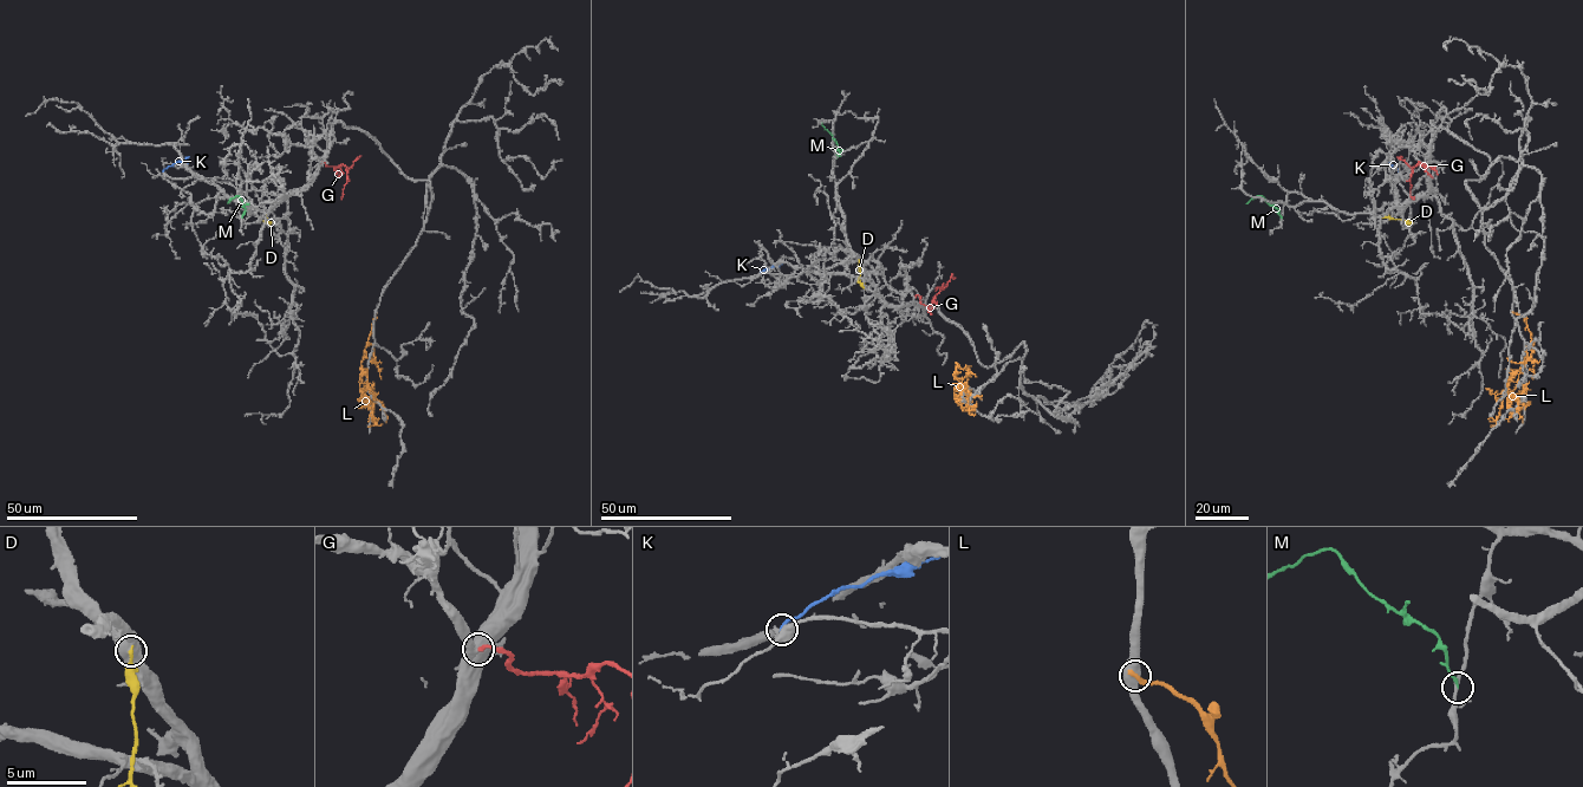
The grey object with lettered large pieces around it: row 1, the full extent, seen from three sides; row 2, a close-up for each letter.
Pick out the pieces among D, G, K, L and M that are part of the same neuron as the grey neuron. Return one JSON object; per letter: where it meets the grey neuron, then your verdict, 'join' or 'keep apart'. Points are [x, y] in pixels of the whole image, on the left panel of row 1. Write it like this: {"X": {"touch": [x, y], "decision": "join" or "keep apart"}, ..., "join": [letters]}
{"D": {"touch": [265, 218], "decision": "keep apart"}, "G": {"touch": [320, 162], "decision": "join"}, "K": {"touch": [163, 170], "decision": "keep apart"}, "L": {"touch": [376, 312], "decision": "keep apart"}, "M": {"touch": [241, 218], "decision": "keep apart"}, "join": ["G"]}

